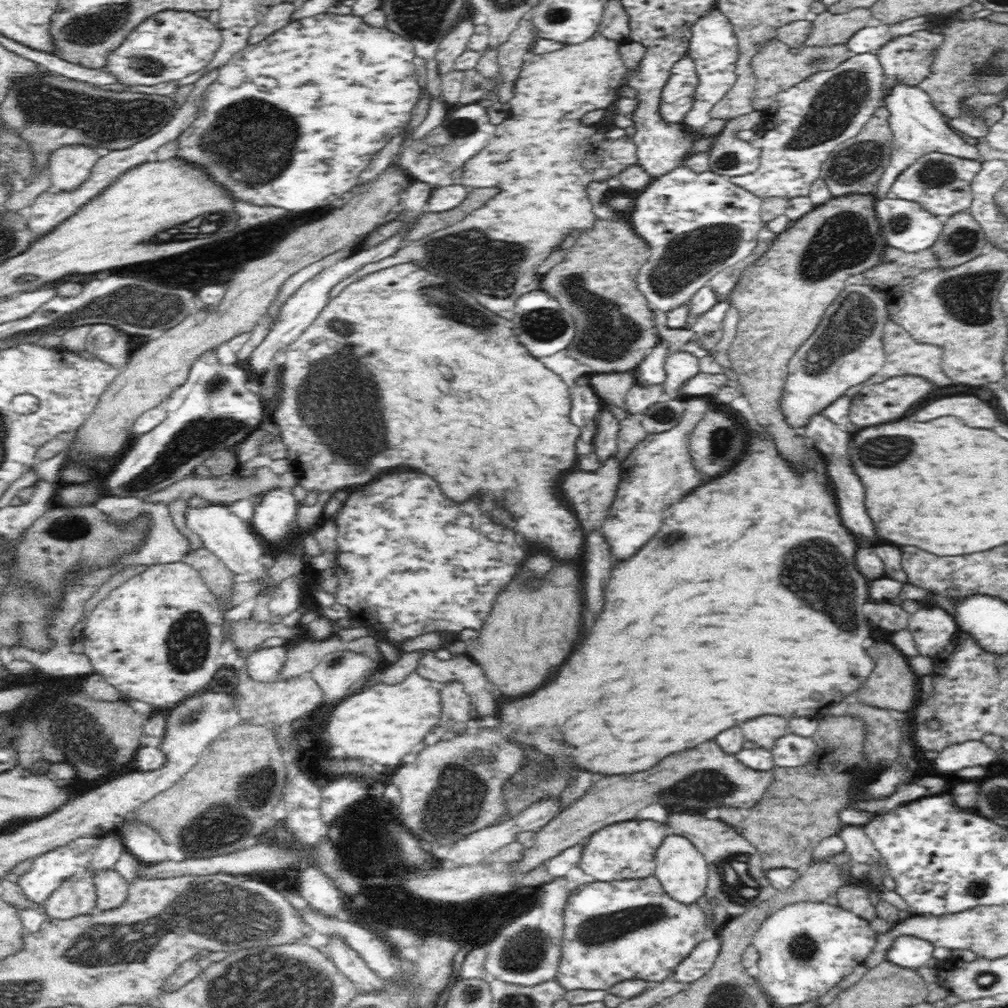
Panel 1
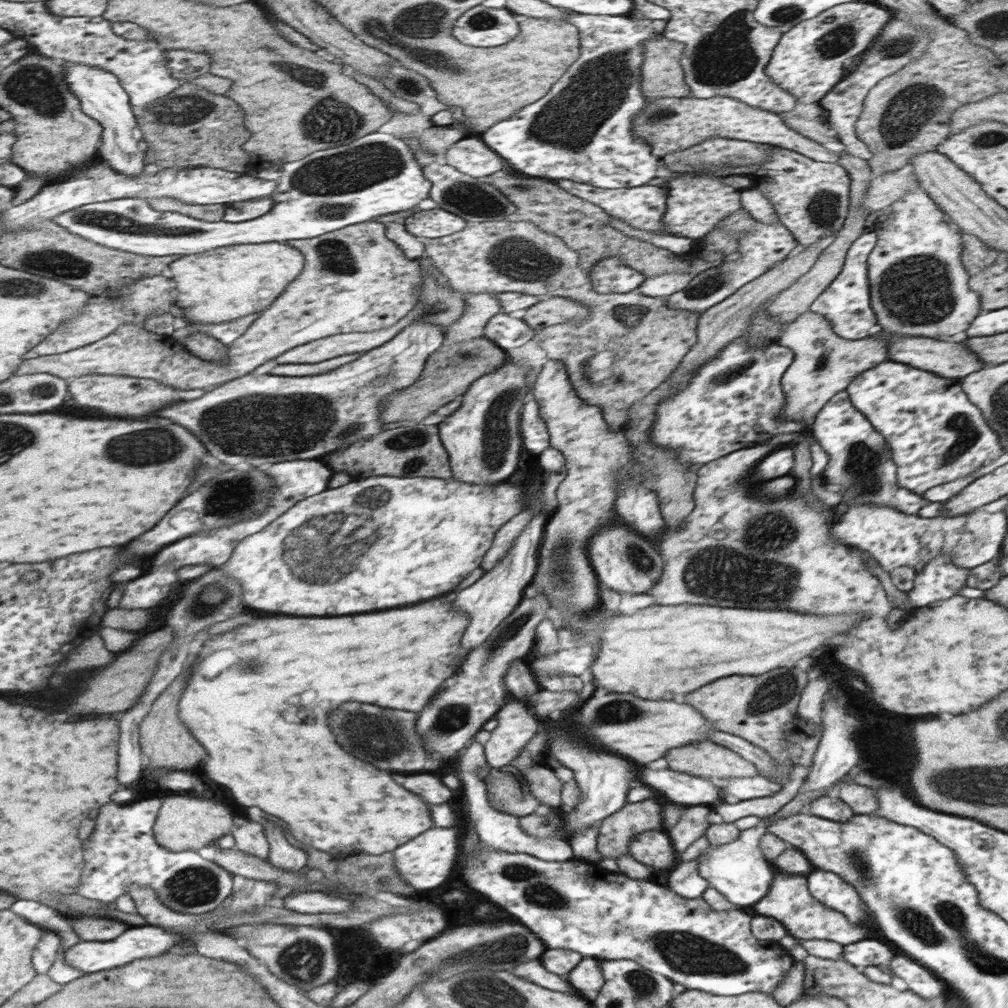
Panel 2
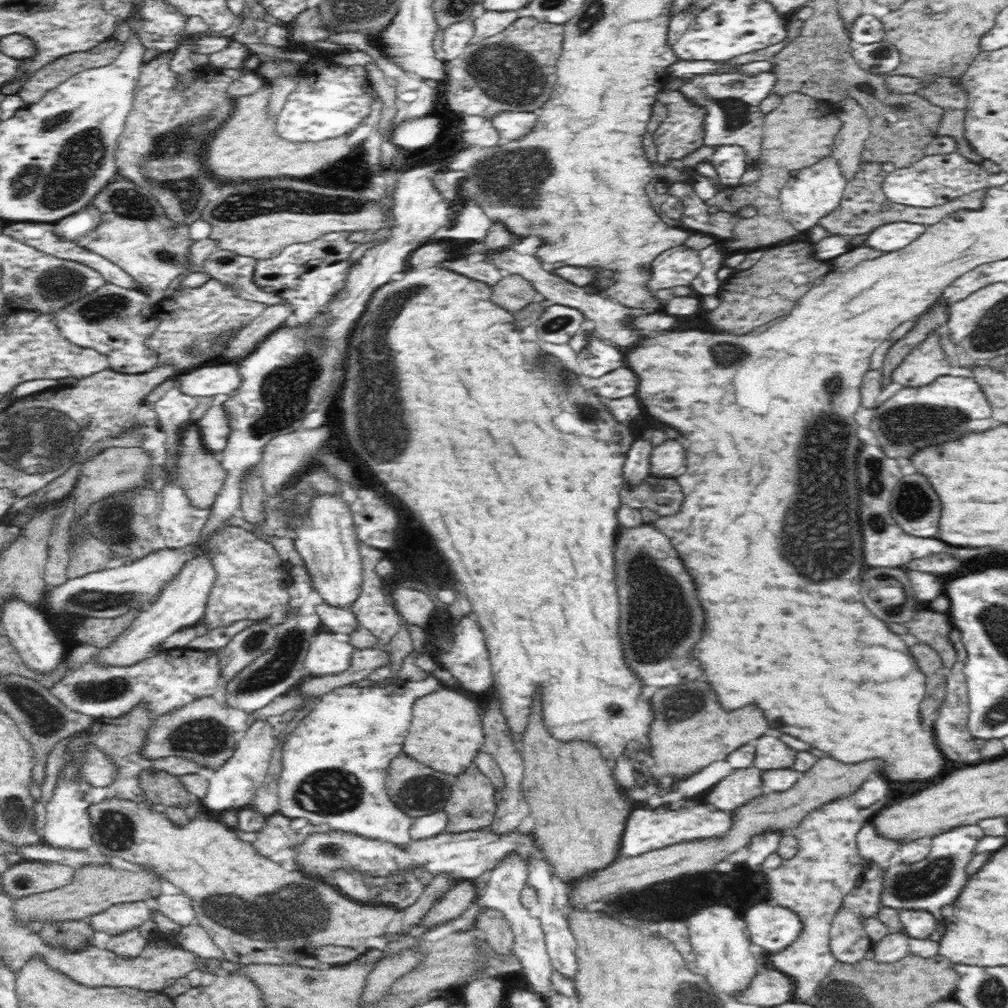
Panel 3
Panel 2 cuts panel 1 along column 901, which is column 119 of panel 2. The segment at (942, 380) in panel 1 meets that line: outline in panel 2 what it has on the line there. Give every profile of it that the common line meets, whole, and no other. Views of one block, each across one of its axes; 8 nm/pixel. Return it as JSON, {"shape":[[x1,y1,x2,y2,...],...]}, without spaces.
{"shape":[[372,220,360,222,344,229,322,234,320,237,288,241,295,246,306,258,305,268,293,281,288,290,276,300,267,310,261,313,253,325,245,331,231,347,228,358,219,363,211,363,193,355,185,346,177,343,173,336,161,336,145,330,135,323,121,326,119,330,101,341,89,344,64,354,55,354,25,360,21,364,19,376,23,374,53,374,59,378,77,378,83,374,111,374,113,376,135,376,135,378,153,378,163,384,171,385,180,390,203,389,213,384,223,384,227,381,245,376,257,366,281,357,288,350,295,349,317,340,339,334,364,333,381,331,396,325,401,318,407,316,417,302,417,285,421,284,420,268,415,259,407,260,397,244,393,244,385,236,384,224]]}

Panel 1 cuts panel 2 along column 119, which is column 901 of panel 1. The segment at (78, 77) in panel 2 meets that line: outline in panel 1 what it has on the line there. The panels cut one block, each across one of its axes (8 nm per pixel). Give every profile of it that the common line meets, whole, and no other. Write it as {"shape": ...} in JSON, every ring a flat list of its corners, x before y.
{"shape":[[894,76,894,84,882,94,882,102,883,106,888,109,888,125,892,132,892,150,890,157,885,162,885,170,877,182,874,192,876,199,886,197,896,176,924,154,944,153,961,158,961,160,977,162,977,164,984,162,982,156,978,154,976,145,967,144,960,135,952,132,942,113,933,105,929,94,919,85,904,84,898,76]]}

